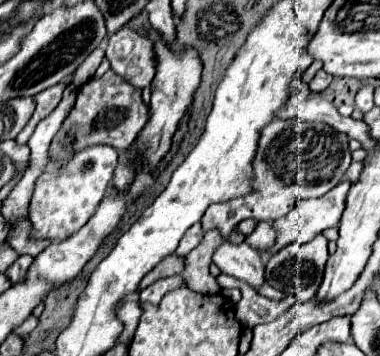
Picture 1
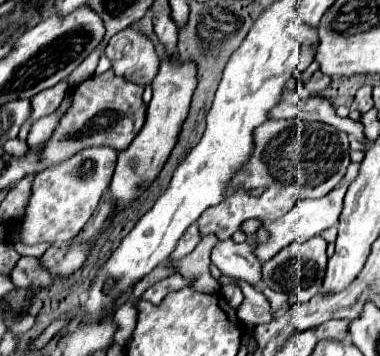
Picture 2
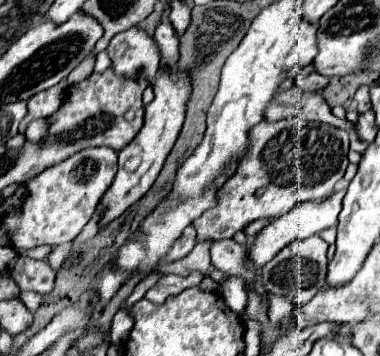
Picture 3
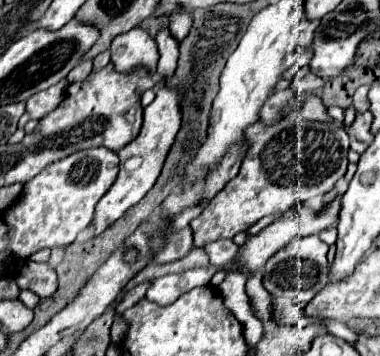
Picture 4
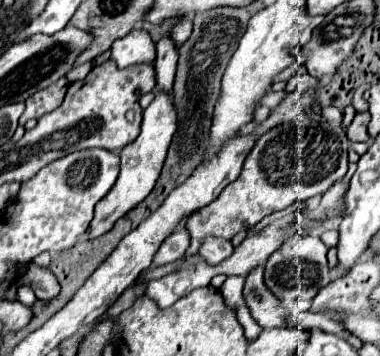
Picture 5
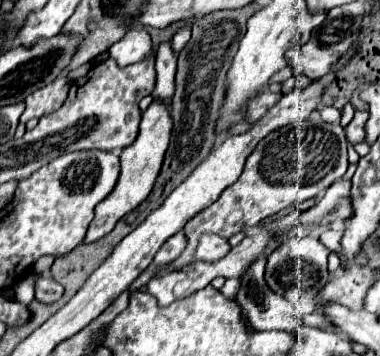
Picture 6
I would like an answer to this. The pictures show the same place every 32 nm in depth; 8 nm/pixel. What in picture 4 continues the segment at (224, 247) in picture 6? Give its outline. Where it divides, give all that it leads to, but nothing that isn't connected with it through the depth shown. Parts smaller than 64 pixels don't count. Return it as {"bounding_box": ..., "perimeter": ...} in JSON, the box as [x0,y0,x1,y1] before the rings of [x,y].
{"bounding_box":[206,240,240,268],"perimeter":[[[214,240],[206,244],[206,252],[210,256],[210,264],[216,268],[226,268],[230,262],[236,264],[236,252],[240,246],[236,246],[232,240]]]}

